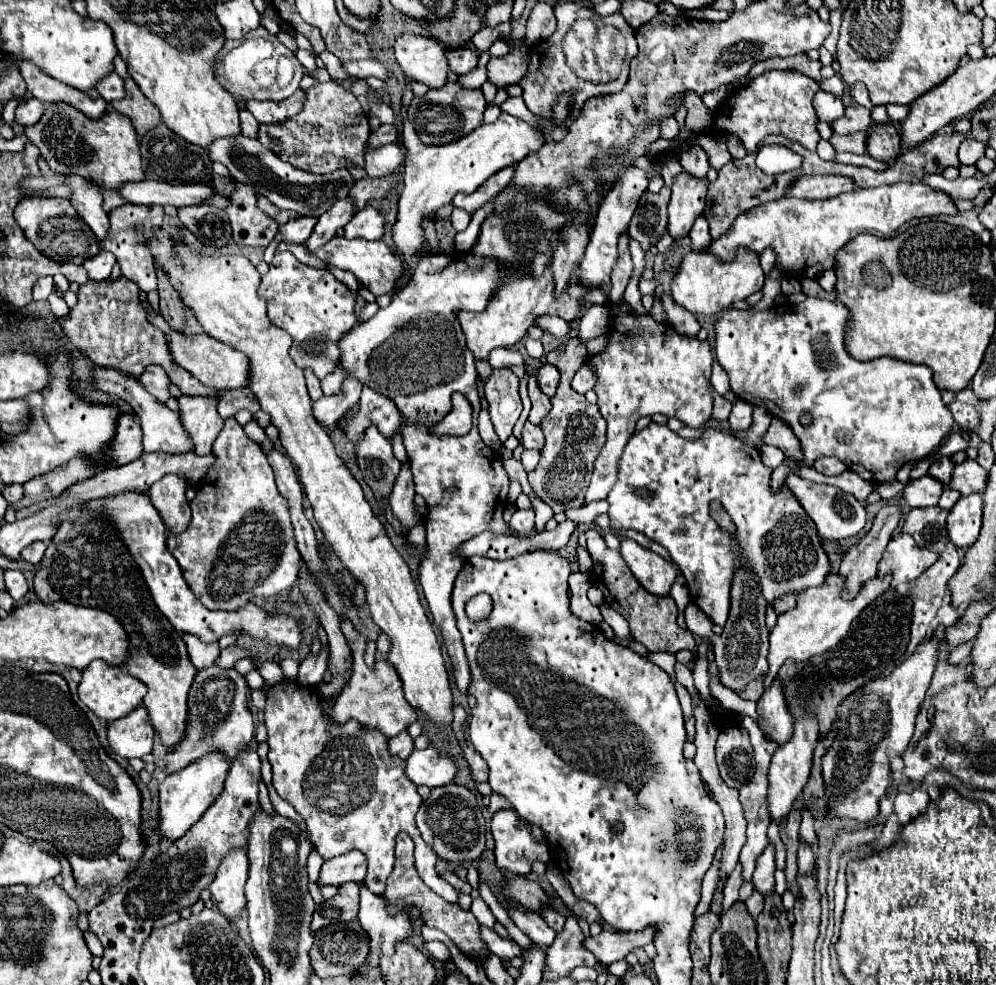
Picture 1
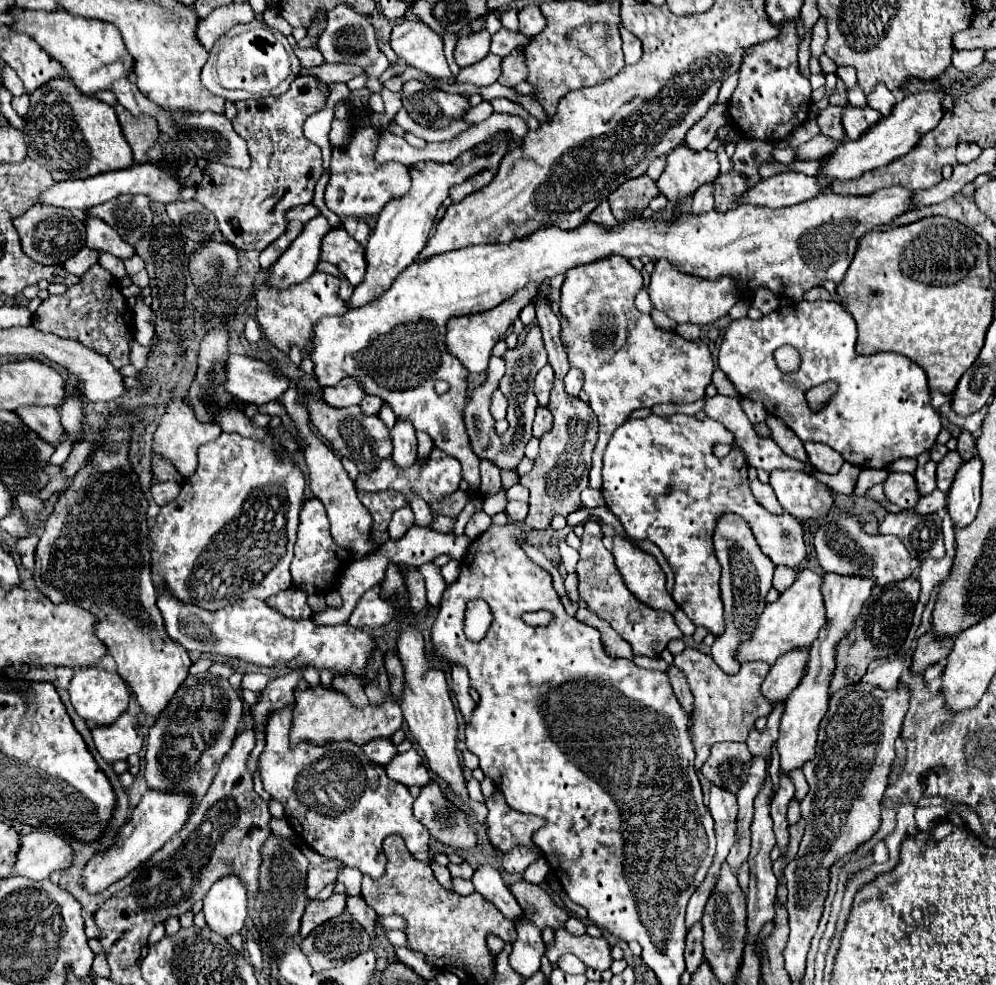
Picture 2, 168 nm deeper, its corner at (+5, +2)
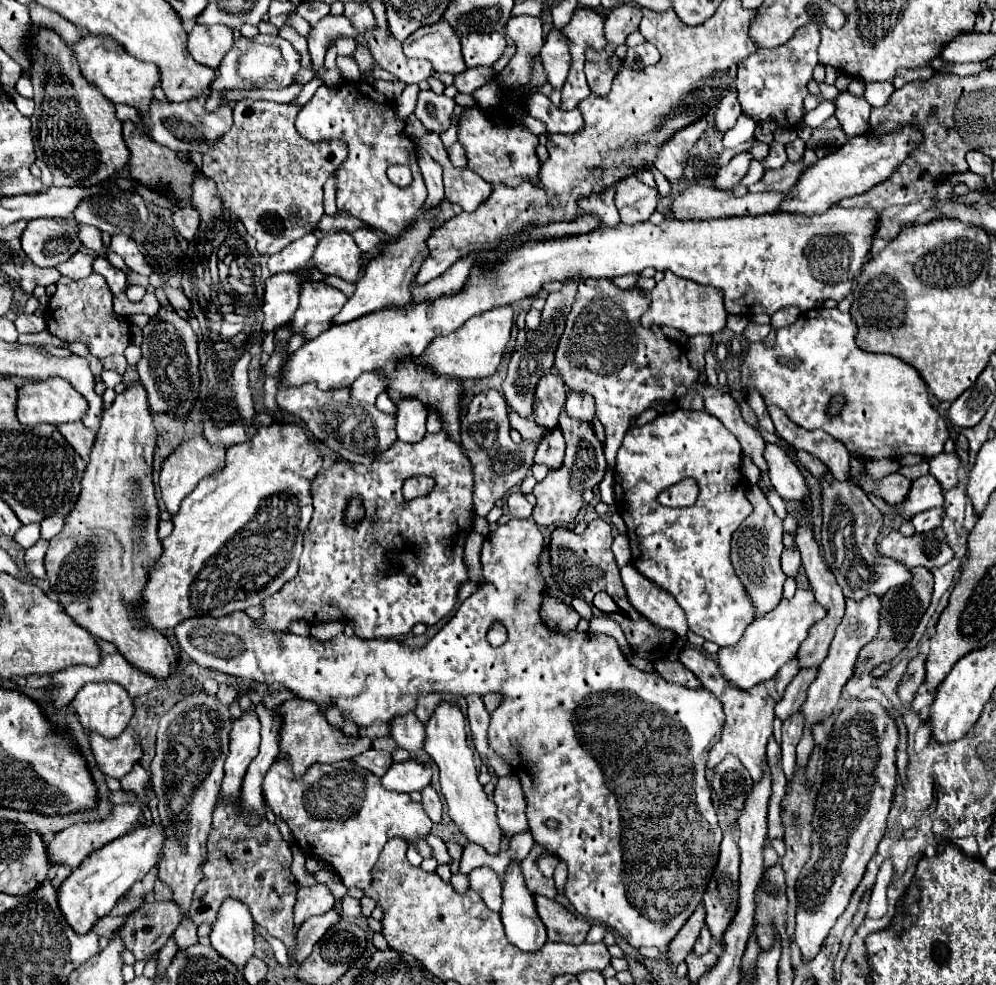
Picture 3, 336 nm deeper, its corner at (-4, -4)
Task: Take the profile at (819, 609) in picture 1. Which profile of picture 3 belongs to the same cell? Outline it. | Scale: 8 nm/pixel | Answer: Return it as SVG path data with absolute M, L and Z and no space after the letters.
M798 589L792 599L782 599L776 609L768 611L760 619L754 619L734 647L718 651L722 675L740 689L750 689L760 681L772 679L784 663L792 661L800 643L808 637L810 627L820 619L824 619L824 607L814 599L810 589Z

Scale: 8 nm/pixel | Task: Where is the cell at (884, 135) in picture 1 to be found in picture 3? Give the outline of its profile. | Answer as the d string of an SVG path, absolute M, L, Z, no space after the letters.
M844 91L836 97L836 117L848 137L864 135L870 129L870 103L864 97L854 97Z

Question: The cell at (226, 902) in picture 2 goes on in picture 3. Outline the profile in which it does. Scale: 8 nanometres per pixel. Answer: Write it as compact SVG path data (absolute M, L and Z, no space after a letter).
M224 901L212 925L210 941L222 957L242 969L248 957L254 955L254 921L250 909L242 901Z

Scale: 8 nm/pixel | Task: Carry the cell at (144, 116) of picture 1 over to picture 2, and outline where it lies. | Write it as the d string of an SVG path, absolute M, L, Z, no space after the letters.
M119 103L115 105L115 113L123 131L123 137L127 139L127 143L131 145L133 151L133 163L149 163L149 155L147 151L153 147L153 143L159 137L159 129L157 123L151 117L143 117L139 115L139 119L135 119L125 107L121 107Z

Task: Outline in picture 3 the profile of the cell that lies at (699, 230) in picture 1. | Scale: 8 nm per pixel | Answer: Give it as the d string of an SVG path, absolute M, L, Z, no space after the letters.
M740 153L740 155L732 157L732 161L726 167L718 169L718 173L714 177L714 187L722 189L722 191L728 191L734 185L738 185L740 179L746 175L748 167L750 167L750 161L752 161L750 153Z

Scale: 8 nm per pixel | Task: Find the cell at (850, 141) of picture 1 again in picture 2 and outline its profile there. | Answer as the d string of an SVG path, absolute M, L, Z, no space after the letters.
M823 135L813 137L811 141L799 145L795 149L795 161L811 161L811 159L821 159L823 155L831 153L839 143L831 143L831 139L823 139Z

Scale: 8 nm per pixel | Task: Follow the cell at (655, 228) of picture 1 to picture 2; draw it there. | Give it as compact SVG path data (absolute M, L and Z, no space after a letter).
M641 175L639 179L629 179L627 183L619 185L609 195L609 205L617 221L631 219L631 215L643 215L643 209L657 195L659 195L659 189L655 181L647 175Z

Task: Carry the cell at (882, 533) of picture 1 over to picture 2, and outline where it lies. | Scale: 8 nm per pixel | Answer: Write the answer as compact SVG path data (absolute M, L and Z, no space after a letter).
M831 573L823 575L821 593L823 593L825 609L827 609L827 623L811 645L809 665L801 683L785 701L785 713L781 717L781 729L779 729L779 739L777 739L777 751L781 755L783 773L789 773L795 767L803 767L807 759L811 759L813 755L819 723L829 707L829 683L835 671L835 647L853 631L855 621L863 609L863 603L871 595L873 585L875 583L871 583L871 579L855 579L855 577L843 577L843 575L831 575Z

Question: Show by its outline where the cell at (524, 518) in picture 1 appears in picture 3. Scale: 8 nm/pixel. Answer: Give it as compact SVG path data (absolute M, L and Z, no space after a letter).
M512 493L508 497L508 509L510 509L512 517L518 517L518 519L530 519L532 517L532 505L524 499L522 493Z

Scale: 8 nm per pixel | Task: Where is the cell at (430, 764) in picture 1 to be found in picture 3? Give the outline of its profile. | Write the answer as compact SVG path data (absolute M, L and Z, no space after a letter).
M408 759L404 763L394 763L382 777L382 785L390 791L412 793L422 791L432 781L432 771L418 759Z

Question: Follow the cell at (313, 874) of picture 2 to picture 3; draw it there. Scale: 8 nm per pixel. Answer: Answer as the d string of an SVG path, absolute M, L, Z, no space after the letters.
M316 883L312 887L300 887L298 901L294 905L294 923L296 927L300 927L308 917L322 915L332 907L334 907L334 897L326 885Z

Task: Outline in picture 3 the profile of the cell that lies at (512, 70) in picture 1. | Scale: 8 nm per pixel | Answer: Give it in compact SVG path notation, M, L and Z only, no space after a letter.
M474 67L474 69L466 69L464 73L460 73L454 79L454 87L460 93L474 93L476 89L492 83L496 79L496 71L488 69L488 67Z

